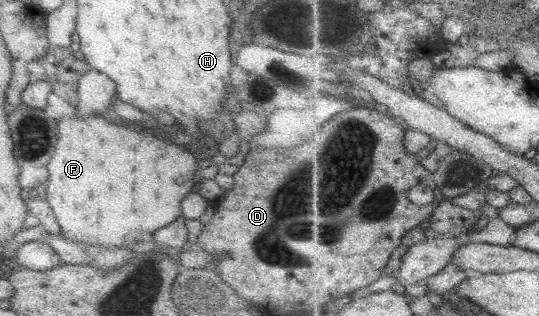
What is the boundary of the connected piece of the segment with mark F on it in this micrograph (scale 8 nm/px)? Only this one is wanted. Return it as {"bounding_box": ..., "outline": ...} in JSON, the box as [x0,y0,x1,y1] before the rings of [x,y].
{"bounding_box":[45,116,199,249],"outline":[[[78,116],[59,118],[57,132],[57,146],[47,164],[49,178],[45,201],[55,214],[59,235],[67,241],[103,249],[130,249],[138,241],[141,242],[143,233],[153,235],[157,229],[182,216],[181,200],[191,190],[196,189],[193,178],[199,158],[183,150],[181,145],[169,146],[163,140],[157,140],[155,136],[149,136],[145,132],[107,124],[99,116],[87,116],[85,120]]]}

